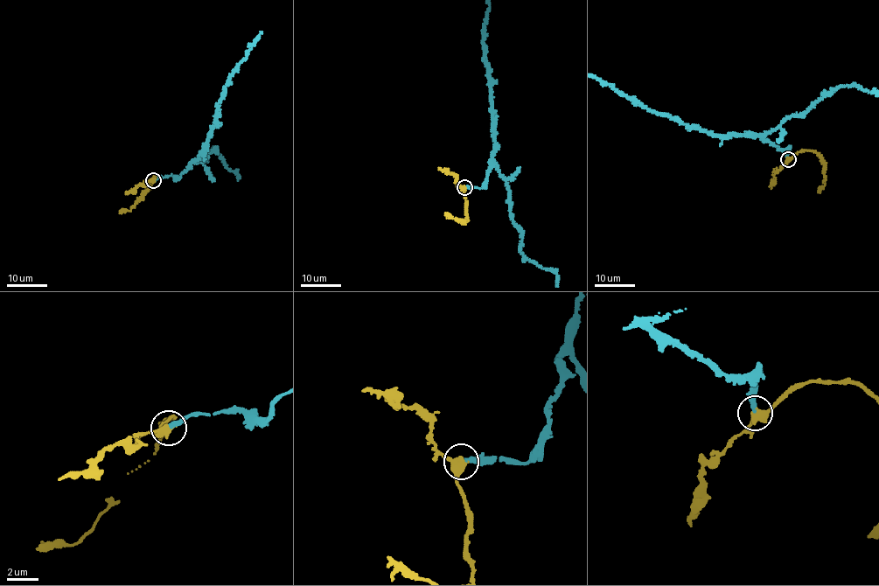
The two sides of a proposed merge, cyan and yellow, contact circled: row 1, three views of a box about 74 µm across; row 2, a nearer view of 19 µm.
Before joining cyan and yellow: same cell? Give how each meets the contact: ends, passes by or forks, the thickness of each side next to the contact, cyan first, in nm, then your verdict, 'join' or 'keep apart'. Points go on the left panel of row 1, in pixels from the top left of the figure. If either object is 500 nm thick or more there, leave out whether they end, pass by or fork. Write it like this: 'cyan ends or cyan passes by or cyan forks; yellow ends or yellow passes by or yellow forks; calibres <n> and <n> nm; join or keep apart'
cyan ends; yellow passes by; calibres 280 and 440 nm; join

